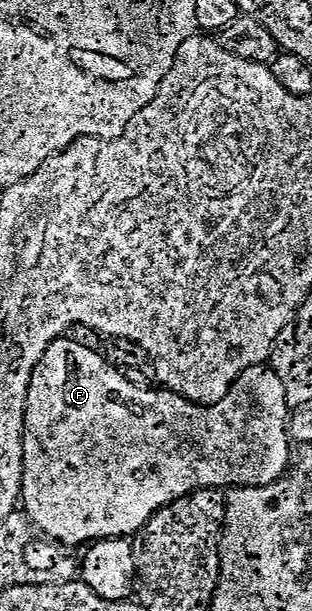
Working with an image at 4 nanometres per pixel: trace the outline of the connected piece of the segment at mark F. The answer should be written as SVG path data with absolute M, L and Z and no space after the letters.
M66 337L54 339L44 351L44 355L38 361L38 365L30 377L30 389L24 410L22 510L27 515L28 522L36 528L41 536L68 549L76 549L72 547L80 546L83 548L93 541L102 539L132 537L144 528L146 521L150 521L150 517L154 517L154 513L158 513L166 505L170 505L195 491L205 491L207 487L217 489L265 487L284 478L294 459L294 451L292 455L294 447L288 437L290 404L286 397L286 389L282 389L282 381L278 381L276 372L272 370L271 366L261 365L246 369L246 373L242 373L238 377L238 381L228 390L226 397L222 397L222 401L205 405L191 403L190 400L183 399L181 395L175 395L167 389L147 391L146 388L131 383L118 368L111 367L102 356L100 351L86 349L86 345L78 345Z

